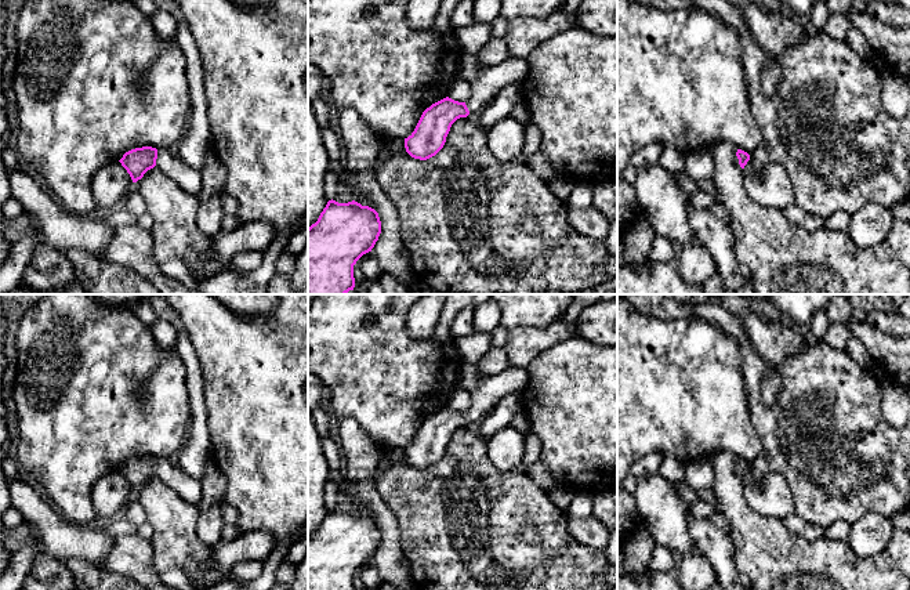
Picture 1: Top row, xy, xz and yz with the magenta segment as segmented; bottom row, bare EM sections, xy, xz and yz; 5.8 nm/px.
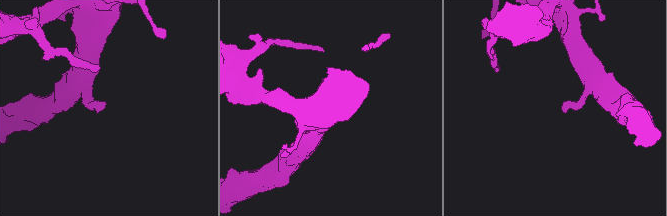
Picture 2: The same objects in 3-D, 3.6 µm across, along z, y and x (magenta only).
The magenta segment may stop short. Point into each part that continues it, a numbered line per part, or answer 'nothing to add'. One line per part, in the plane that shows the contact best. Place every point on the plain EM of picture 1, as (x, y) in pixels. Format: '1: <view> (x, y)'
1: xy (189, 489)

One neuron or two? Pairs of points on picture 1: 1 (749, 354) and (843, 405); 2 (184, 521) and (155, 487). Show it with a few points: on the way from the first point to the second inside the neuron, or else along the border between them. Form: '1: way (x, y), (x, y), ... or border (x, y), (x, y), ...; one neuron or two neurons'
1: way (754, 387), (754, 400), (768, 413), (809, 413); one neuron
2: way (176, 513), (158, 495); one neuron

